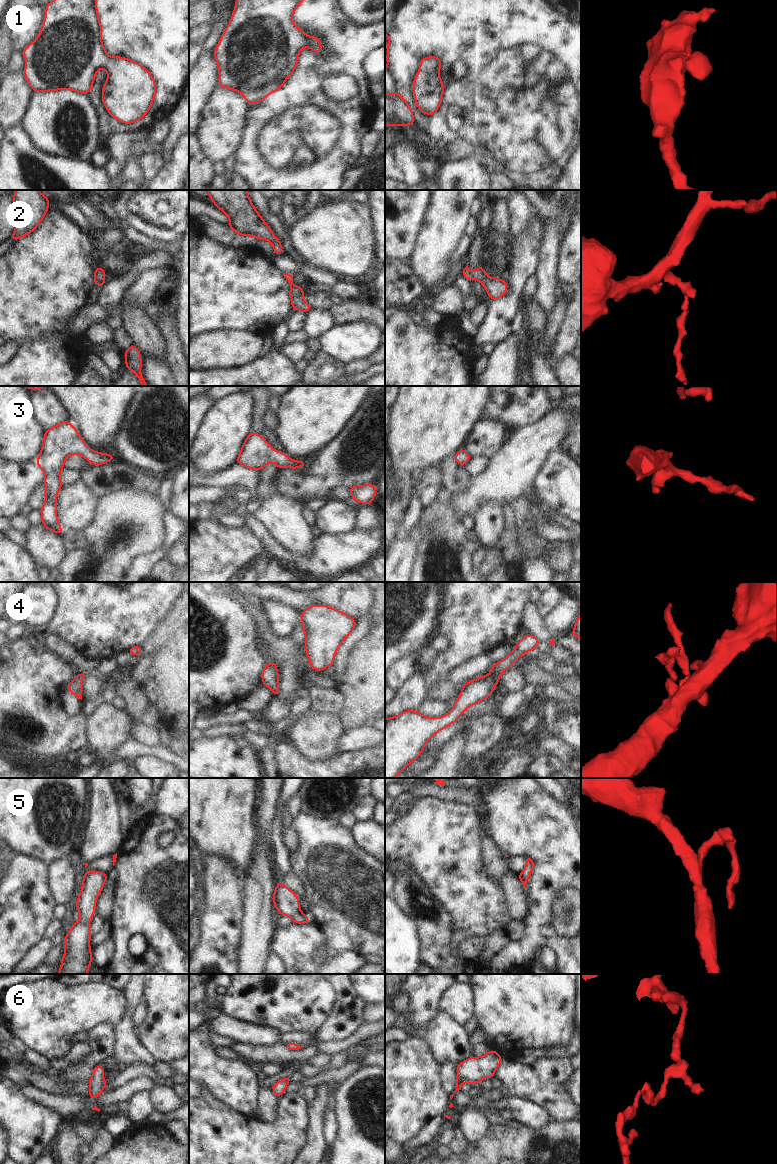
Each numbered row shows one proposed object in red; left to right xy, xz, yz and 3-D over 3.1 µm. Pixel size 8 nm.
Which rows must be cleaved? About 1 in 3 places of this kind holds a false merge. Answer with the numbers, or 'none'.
none

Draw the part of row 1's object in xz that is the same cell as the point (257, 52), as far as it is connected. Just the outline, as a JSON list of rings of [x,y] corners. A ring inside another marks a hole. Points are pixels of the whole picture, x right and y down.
[[[236,0],[232,18],[224,30],[214,57],[218,64],[219,87],[232,89],[242,94],[250,105],[263,101],[269,94],[280,89],[287,78],[294,72],[301,49],[308,47],[315,53],[321,54],[321,40],[309,37],[292,21],[295,9],[304,0]]]

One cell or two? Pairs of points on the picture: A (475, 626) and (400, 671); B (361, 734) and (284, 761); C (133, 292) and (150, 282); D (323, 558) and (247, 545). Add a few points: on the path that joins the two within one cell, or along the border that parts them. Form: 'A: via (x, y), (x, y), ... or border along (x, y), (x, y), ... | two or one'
A: border along (416, 671), (399, 688) | two
B: border along (365, 748), (338, 753) | two
C: via (137, 292), (146, 285) | one
D: border along (249, 529), (259, 540), (264, 551) | two

